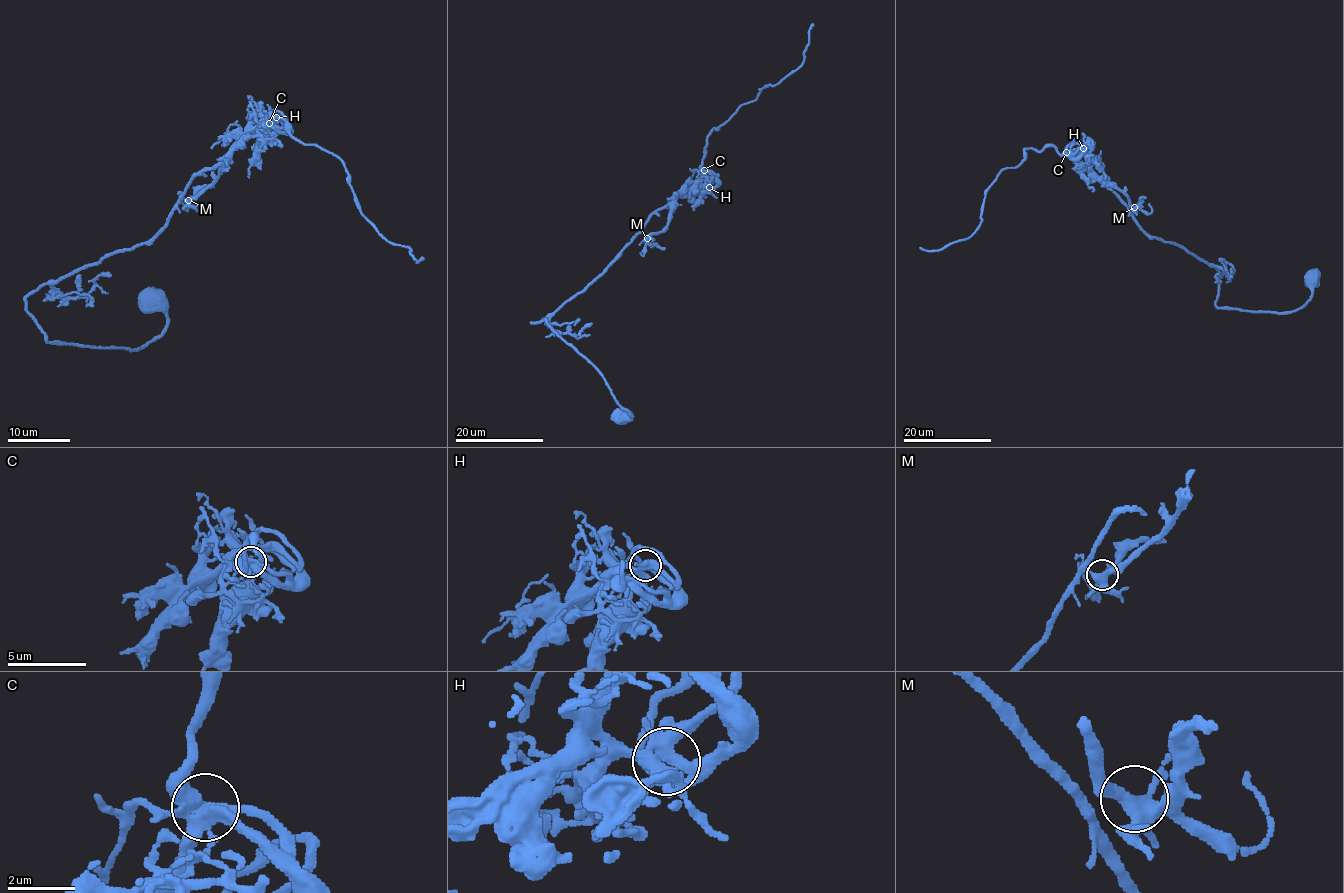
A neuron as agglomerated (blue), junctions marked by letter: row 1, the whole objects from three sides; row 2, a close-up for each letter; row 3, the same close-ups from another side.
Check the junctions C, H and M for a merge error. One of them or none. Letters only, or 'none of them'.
none of them

